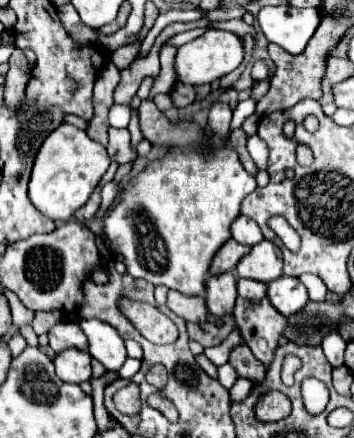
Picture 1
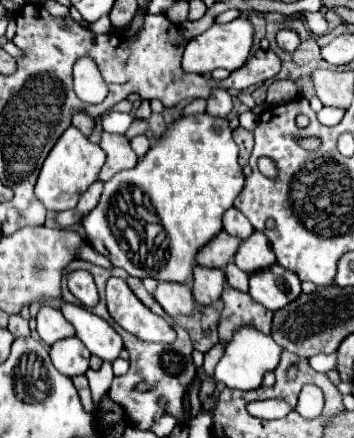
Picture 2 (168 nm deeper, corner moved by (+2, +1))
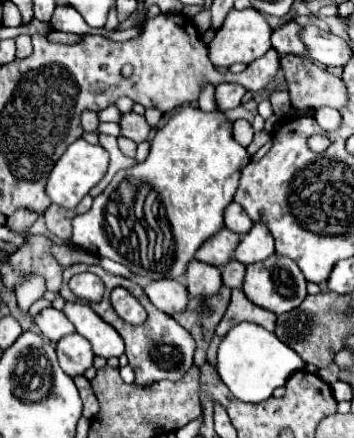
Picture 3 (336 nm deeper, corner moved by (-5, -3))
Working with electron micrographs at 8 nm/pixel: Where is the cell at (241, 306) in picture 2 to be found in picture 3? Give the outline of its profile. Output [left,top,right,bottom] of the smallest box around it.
[215,289,277,337]

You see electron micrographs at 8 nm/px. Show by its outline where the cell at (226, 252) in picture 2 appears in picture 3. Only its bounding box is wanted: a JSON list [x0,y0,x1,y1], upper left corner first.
[195,227,239,267]

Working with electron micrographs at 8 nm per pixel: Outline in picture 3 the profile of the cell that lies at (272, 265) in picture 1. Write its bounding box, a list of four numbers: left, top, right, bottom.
[235,223,273,265]

